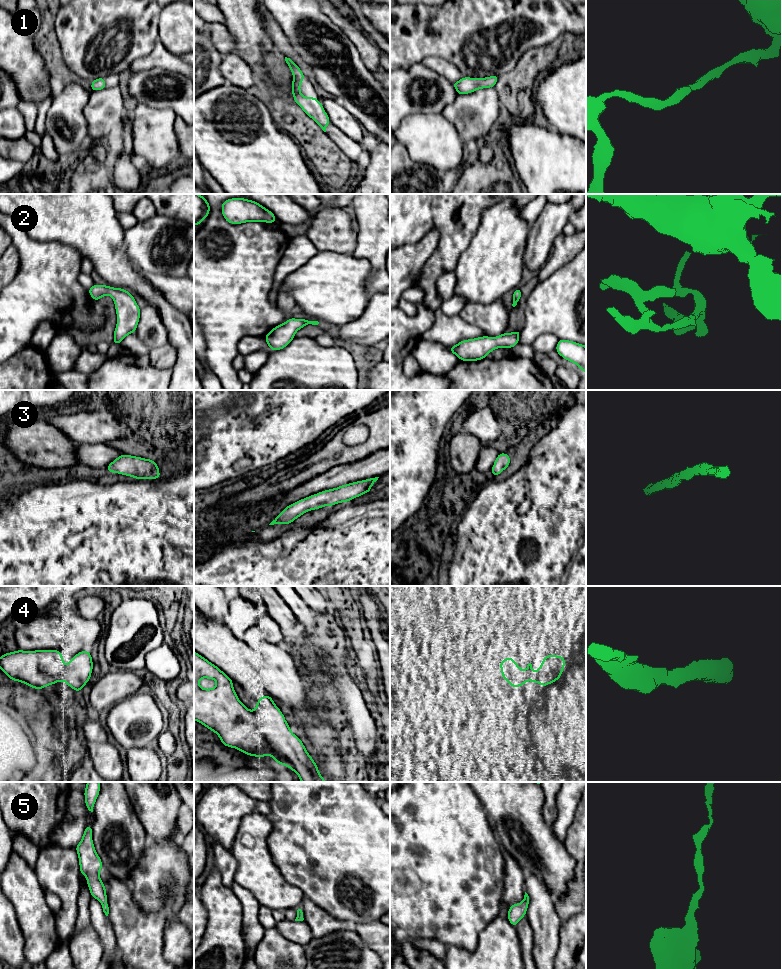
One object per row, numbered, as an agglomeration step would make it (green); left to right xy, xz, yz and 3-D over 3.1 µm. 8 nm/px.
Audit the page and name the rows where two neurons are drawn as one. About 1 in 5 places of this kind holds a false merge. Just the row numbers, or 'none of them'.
none of them

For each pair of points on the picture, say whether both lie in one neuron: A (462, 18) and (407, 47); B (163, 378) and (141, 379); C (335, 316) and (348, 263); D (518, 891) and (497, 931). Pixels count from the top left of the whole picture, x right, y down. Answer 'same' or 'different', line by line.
A: same
B: same
C: same
D: different

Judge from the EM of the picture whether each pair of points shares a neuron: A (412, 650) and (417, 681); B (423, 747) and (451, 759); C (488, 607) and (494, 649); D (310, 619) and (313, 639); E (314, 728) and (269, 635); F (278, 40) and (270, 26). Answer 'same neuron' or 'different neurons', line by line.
A: same neuron
B: same neuron
C: different neurons
D: same neuron
E: different neurons
F: same neuron

